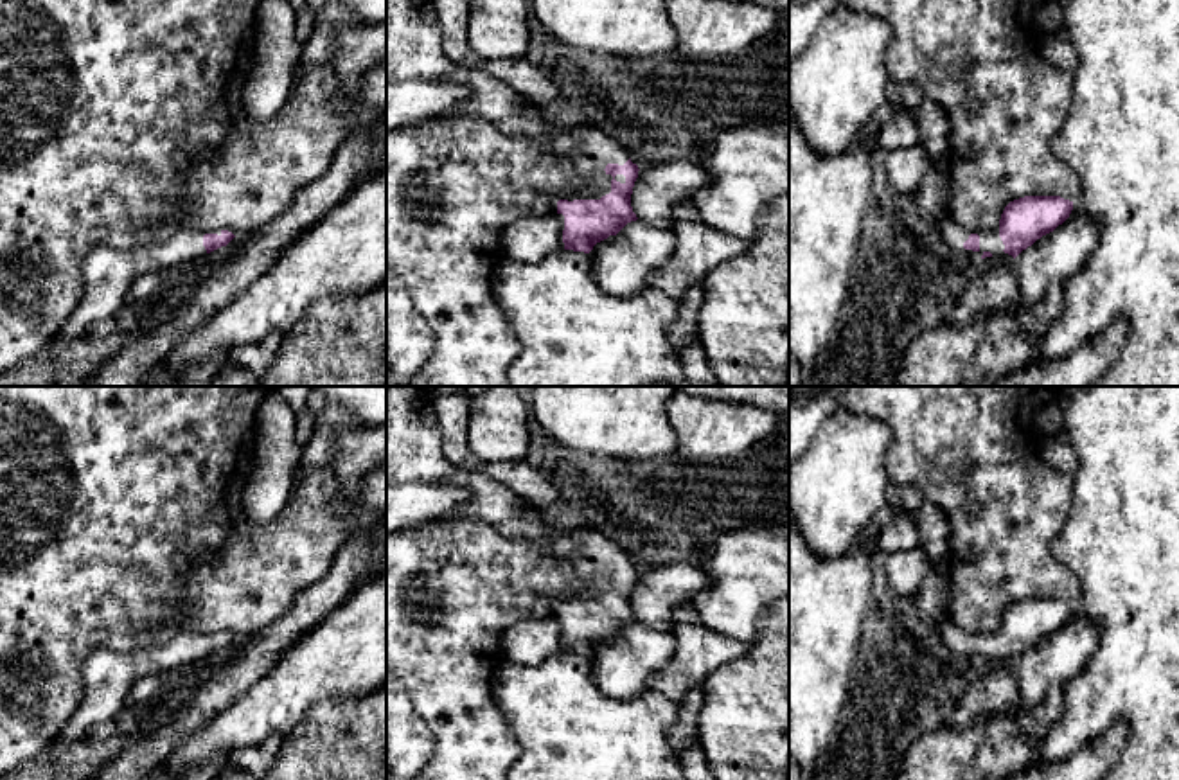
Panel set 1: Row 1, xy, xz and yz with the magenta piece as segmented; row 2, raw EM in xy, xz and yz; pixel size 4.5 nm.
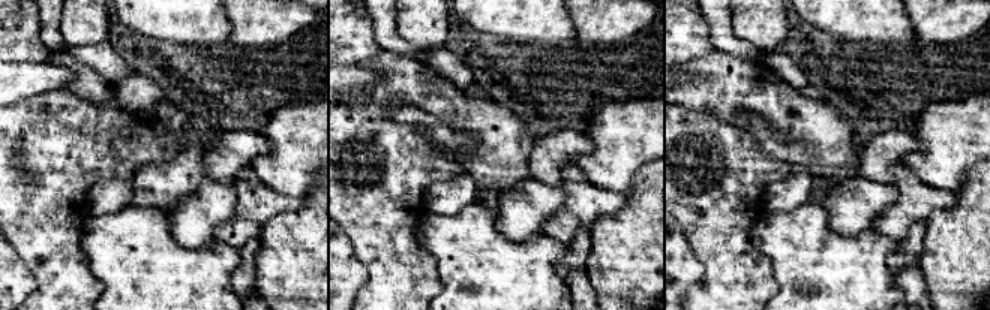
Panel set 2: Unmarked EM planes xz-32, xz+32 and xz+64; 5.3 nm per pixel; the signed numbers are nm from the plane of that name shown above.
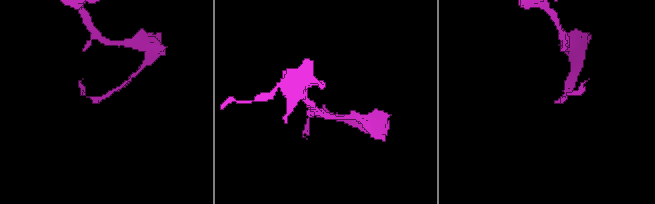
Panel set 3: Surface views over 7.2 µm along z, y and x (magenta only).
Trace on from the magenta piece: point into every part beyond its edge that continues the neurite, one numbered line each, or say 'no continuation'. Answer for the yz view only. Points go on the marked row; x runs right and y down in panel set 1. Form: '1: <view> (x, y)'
1: yz (953, 234)

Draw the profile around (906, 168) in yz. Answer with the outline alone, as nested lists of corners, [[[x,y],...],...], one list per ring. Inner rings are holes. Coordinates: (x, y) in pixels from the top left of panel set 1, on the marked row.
[[[922,142],[882,153],[890,187],[900,192],[918,192],[922,180],[936,164]]]

